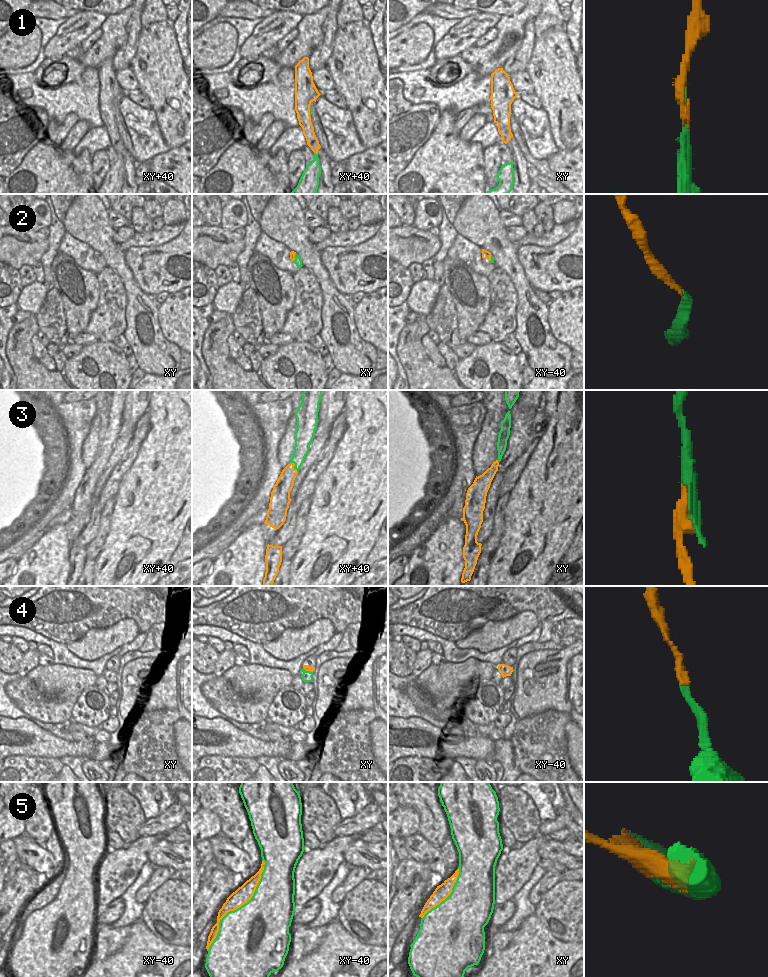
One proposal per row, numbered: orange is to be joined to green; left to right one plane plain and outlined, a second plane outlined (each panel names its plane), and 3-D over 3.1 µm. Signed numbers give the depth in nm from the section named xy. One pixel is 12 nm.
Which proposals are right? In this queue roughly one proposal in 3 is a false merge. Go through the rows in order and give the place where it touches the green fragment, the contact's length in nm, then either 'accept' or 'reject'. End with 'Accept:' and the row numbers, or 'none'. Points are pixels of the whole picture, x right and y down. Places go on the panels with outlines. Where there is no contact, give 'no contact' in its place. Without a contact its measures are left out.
1: contact xy+40 (315, 153); length 60 nm; accept
2: contact xy (295, 258); length 100 nm; accept
3: contact xy+40 (294, 466); length 160 nm; accept
4: contact xy (308, 671); length 140 nm; accept
5: contact xy-40 (240, 907); length 1300 nm; accept
Accept: 1, 2, 3, 4, 5

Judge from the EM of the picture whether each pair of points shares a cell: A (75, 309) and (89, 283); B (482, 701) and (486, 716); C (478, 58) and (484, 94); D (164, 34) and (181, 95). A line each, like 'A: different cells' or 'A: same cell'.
A: same cell
B: same cell
C: different cells
D: same cell

